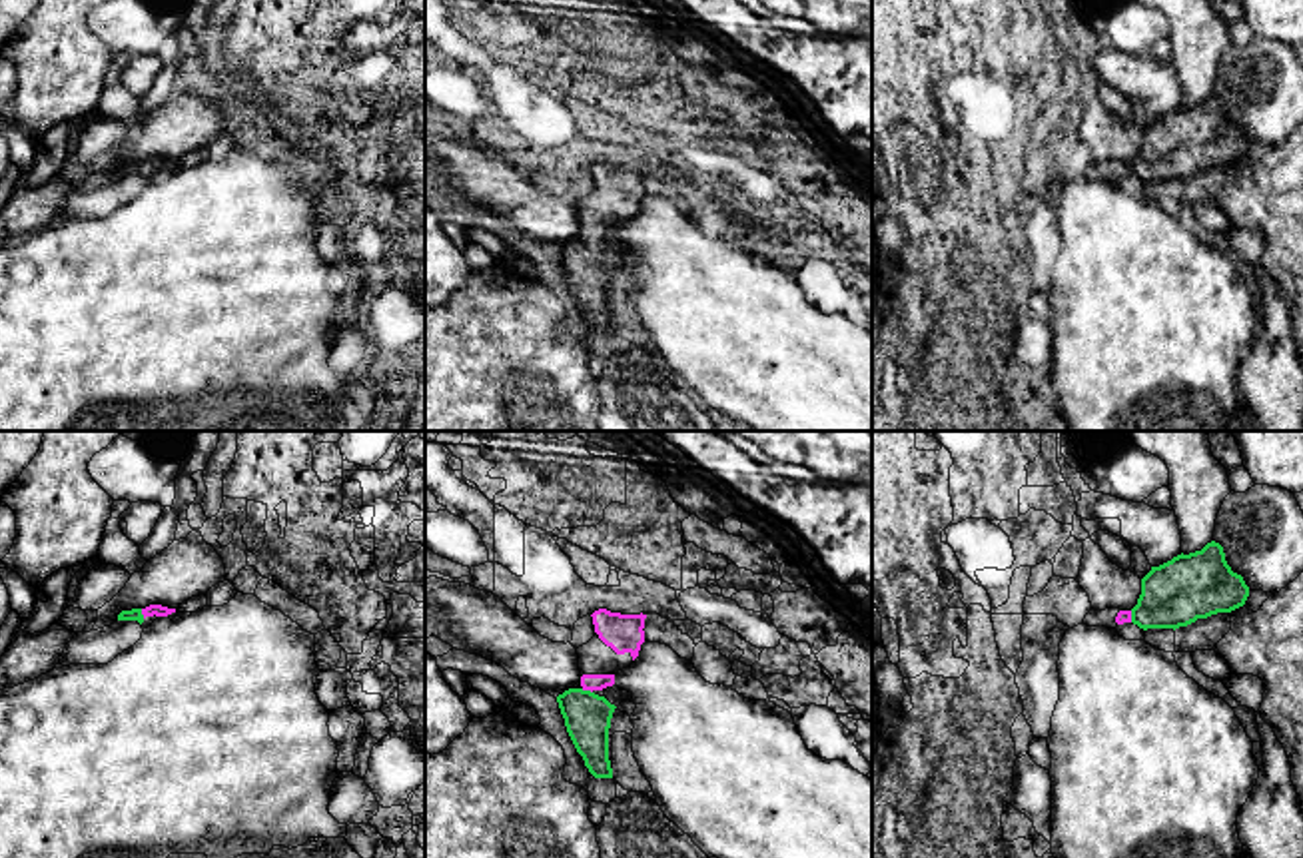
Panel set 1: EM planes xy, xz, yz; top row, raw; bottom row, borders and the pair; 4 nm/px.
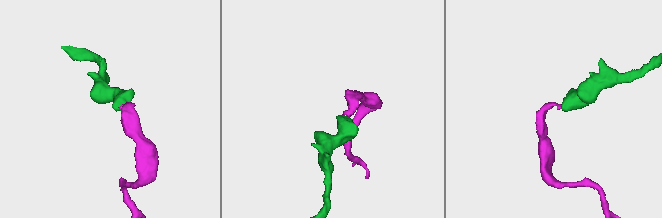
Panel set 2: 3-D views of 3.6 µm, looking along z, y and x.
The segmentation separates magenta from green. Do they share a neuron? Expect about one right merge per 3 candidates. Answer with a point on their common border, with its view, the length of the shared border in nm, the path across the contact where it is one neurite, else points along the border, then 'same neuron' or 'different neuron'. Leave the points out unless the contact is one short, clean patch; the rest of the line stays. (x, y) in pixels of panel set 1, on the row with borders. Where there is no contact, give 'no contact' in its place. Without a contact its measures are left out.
contact xz (587, 689); length 50 nm; way xz (591, 683), (587, 689), (587, 717); same neuron

